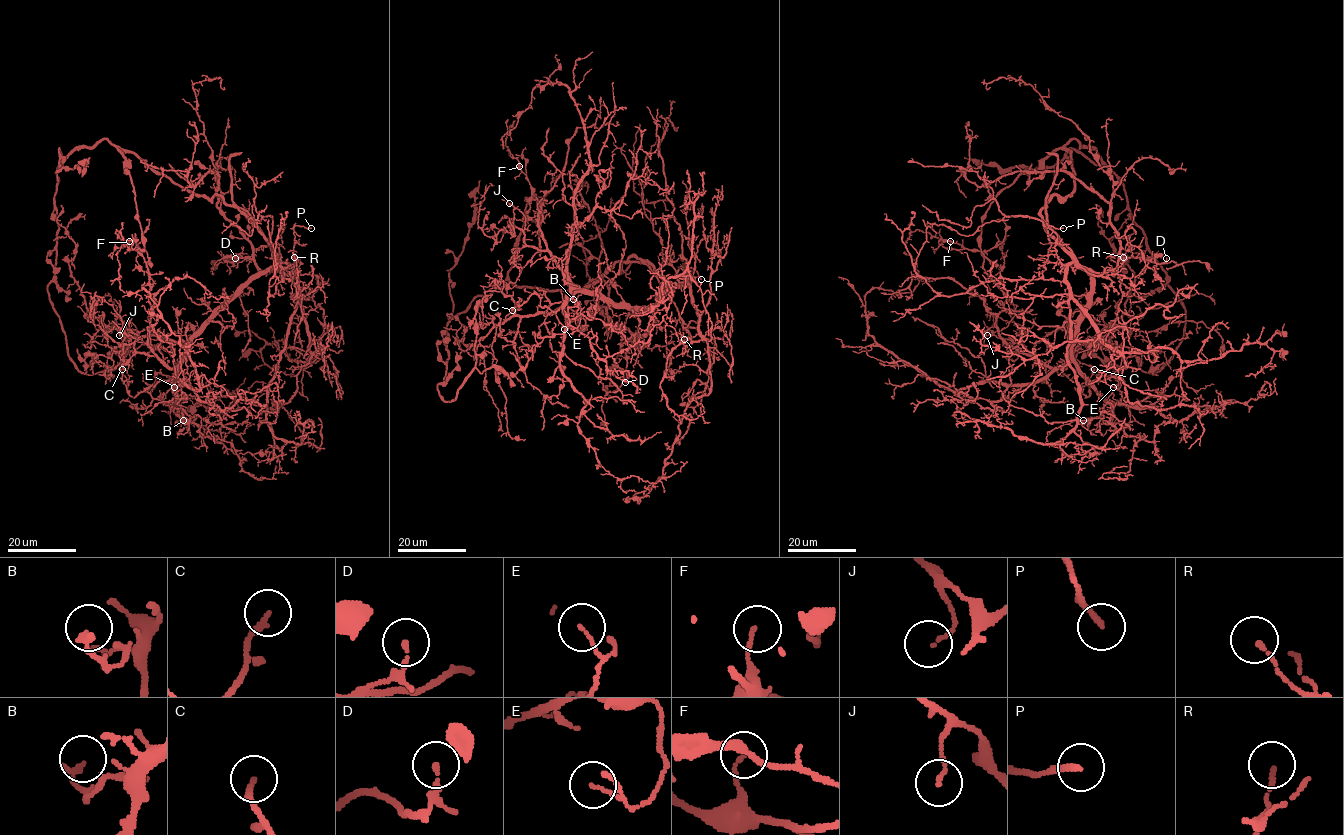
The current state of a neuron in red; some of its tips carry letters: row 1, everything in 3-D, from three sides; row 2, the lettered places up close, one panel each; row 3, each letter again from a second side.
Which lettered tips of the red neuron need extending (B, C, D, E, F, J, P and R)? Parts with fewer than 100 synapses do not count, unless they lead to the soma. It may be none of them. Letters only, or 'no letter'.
no letter

